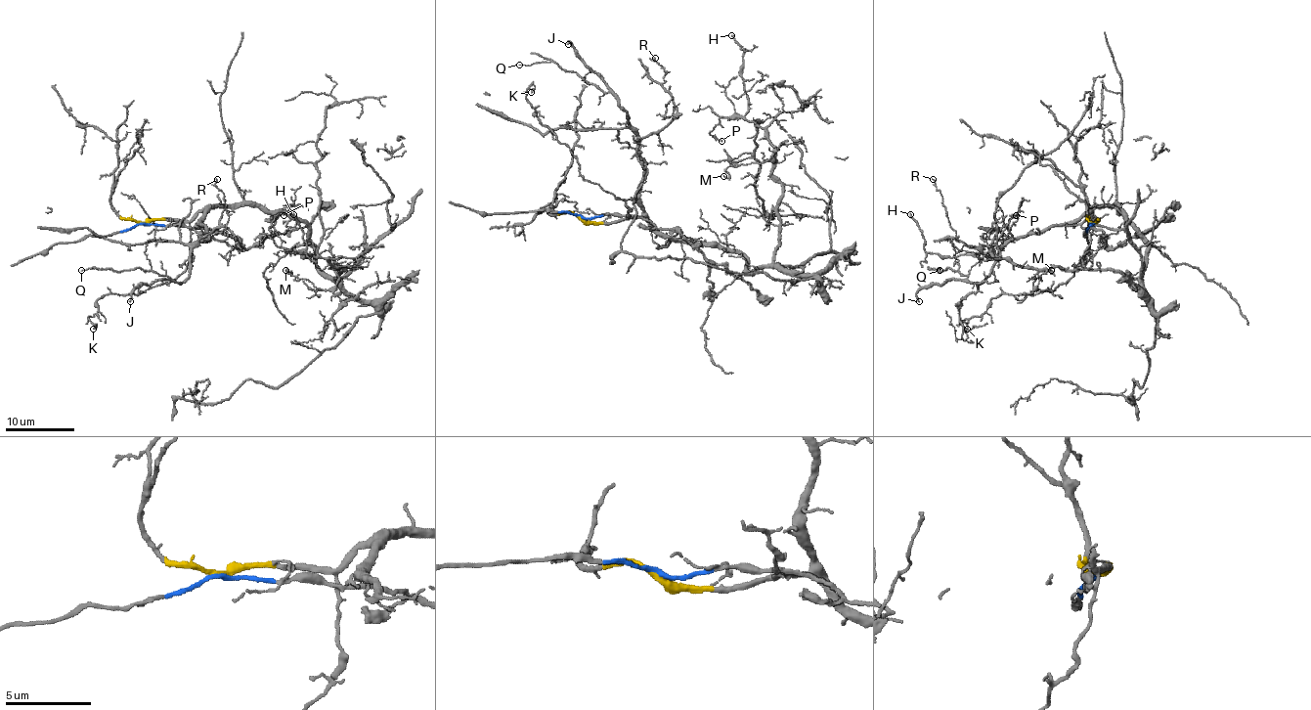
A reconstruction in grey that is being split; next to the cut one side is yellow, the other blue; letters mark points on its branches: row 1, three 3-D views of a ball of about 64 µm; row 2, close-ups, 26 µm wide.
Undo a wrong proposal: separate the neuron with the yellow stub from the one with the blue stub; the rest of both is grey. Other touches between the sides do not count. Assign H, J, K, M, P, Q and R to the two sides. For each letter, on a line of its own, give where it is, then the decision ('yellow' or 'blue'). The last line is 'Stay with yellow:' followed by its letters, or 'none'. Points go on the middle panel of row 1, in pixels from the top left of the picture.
H: (731, 35) | yellow
J: (568, 44) | yellow
K: (531, 92) | yellow
M: (723, 176) | yellow
P: (721, 141) | yellow
Q: (519, 65) | yellow
R: (655, 58) | yellow
Stay with yellow: H, J, K, M, P, Q, R

